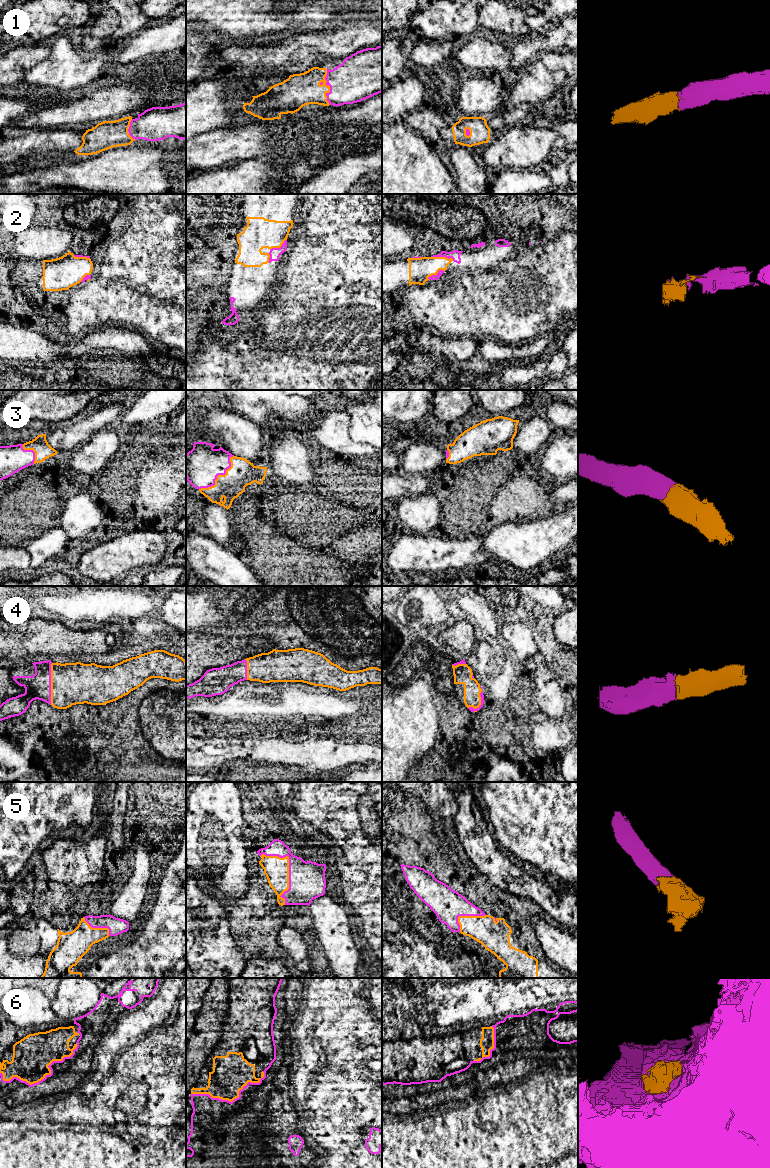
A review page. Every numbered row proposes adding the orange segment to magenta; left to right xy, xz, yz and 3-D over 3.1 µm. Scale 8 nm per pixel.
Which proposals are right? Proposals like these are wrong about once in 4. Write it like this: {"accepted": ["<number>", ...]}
{"accepted": ["1", "2", "3", "4", "5"]}

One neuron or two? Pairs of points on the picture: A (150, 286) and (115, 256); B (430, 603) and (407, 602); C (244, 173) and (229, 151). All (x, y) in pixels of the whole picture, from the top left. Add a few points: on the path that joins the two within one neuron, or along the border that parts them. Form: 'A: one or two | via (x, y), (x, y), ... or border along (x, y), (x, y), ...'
A: one | via (141, 277), (124, 260)
B: one | via (424, 602), (413, 602)
C: two | border along (260, 156), (240, 161)

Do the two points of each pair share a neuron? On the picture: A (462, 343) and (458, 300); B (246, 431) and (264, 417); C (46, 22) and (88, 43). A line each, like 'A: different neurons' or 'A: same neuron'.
A: different neurons
B: different neurons
C: different neurons

